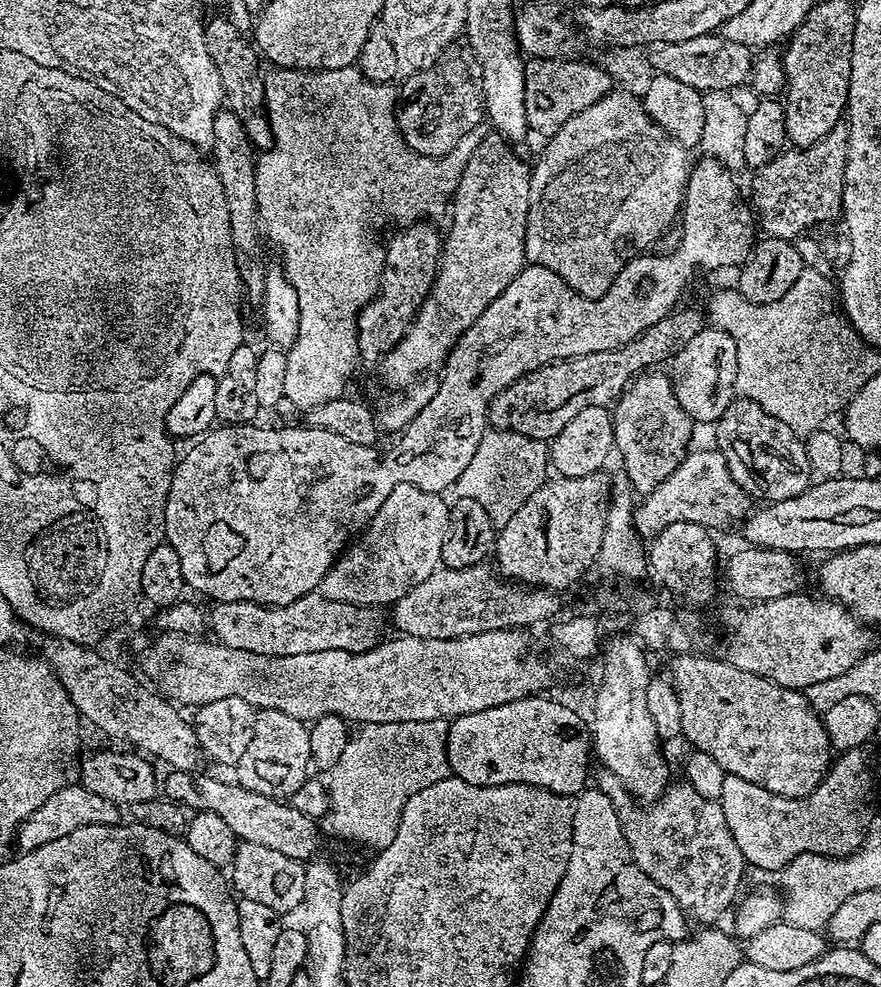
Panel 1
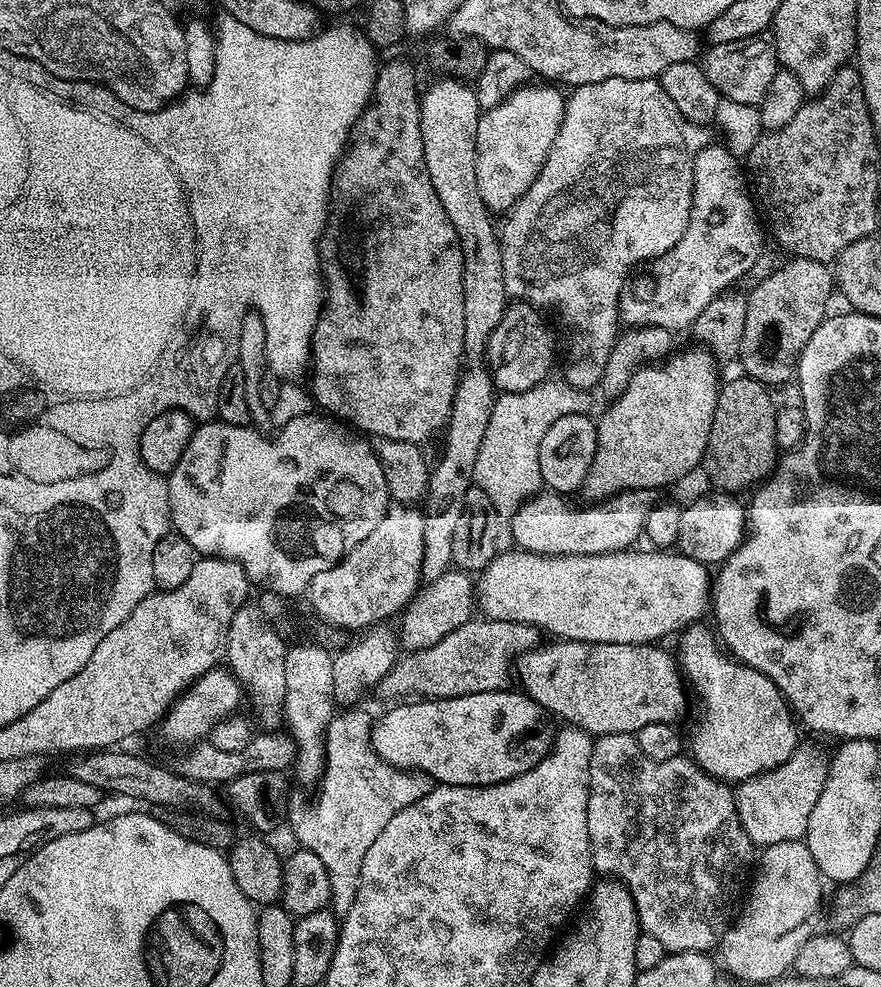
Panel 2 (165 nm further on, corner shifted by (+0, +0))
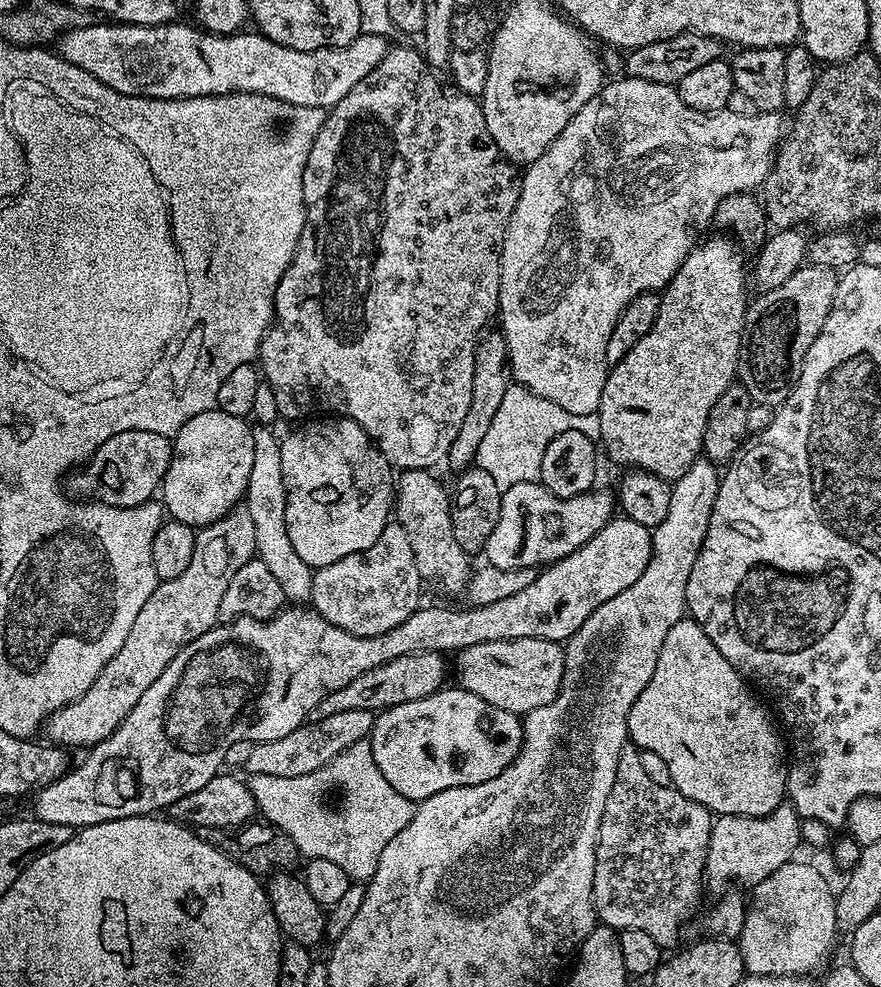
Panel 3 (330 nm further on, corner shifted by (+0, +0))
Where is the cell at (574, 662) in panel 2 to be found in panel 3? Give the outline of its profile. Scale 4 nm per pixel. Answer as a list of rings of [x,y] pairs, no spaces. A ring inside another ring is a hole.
[[[514,638],[498,642],[482,642],[478,646],[461,648],[455,653],[455,683],[470,694],[498,706],[498,710],[510,710],[517,714],[527,714],[554,702],[560,693],[560,683],[564,673],[564,648],[555,640],[542,638]]]

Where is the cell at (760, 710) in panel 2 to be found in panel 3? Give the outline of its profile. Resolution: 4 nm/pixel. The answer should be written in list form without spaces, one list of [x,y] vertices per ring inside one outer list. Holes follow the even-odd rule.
[[[685,616],[678,622],[674,622],[674,626],[670,626],[670,634],[666,634],[666,642],[662,642],[662,650],[658,654],[658,666],[654,666],[654,674],[650,678],[650,682],[646,682],[646,690],[642,690],[642,694],[638,694],[638,698],[630,710],[628,739],[637,748],[653,752],[658,754],[658,758],[663,758],[666,761],[666,767],[670,770],[671,787],[677,788],[687,800],[693,800],[706,806],[709,812],[716,816],[769,816],[785,801],[787,795],[786,746],[785,743],[783,746],[782,738],[770,716],[770,714],[772,715],[771,709],[768,710],[760,704],[755,695],[757,696],[757,693],[750,687],[749,681],[741,676],[733,664],[726,662],[726,658],[722,658],[722,650],[718,650],[718,646],[714,646],[714,642],[710,642],[710,638],[706,638],[706,630],[702,630],[702,626],[698,626],[696,620]]]

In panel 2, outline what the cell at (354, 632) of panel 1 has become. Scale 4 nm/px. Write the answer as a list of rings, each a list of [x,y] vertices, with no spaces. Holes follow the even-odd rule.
[[[450,570],[442,574],[442,578],[438,578],[434,583],[421,587],[412,597],[408,607],[403,609],[399,617],[399,620],[401,619],[400,628],[398,627],[399,647],[404,650],[415,650],[434,646],[434,642],[446,638],[450,630],[458,630],[458,626],[473,619],[477,604],[478,592],[469,573]]]

